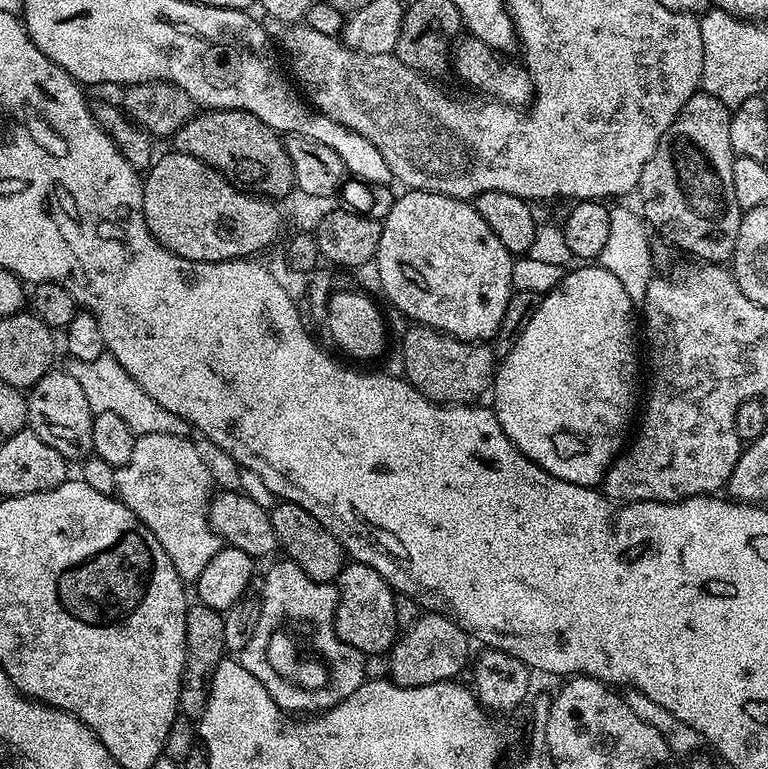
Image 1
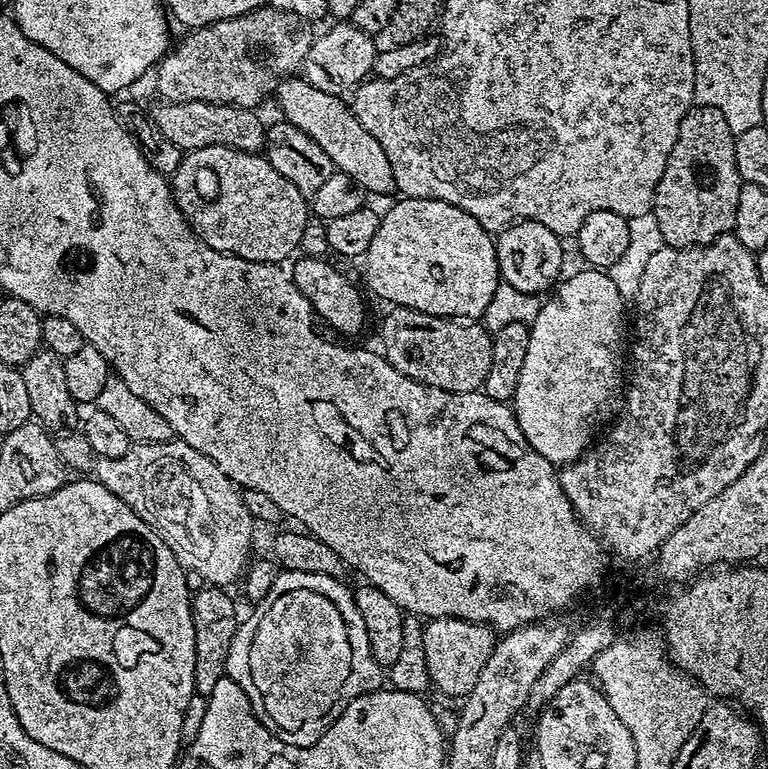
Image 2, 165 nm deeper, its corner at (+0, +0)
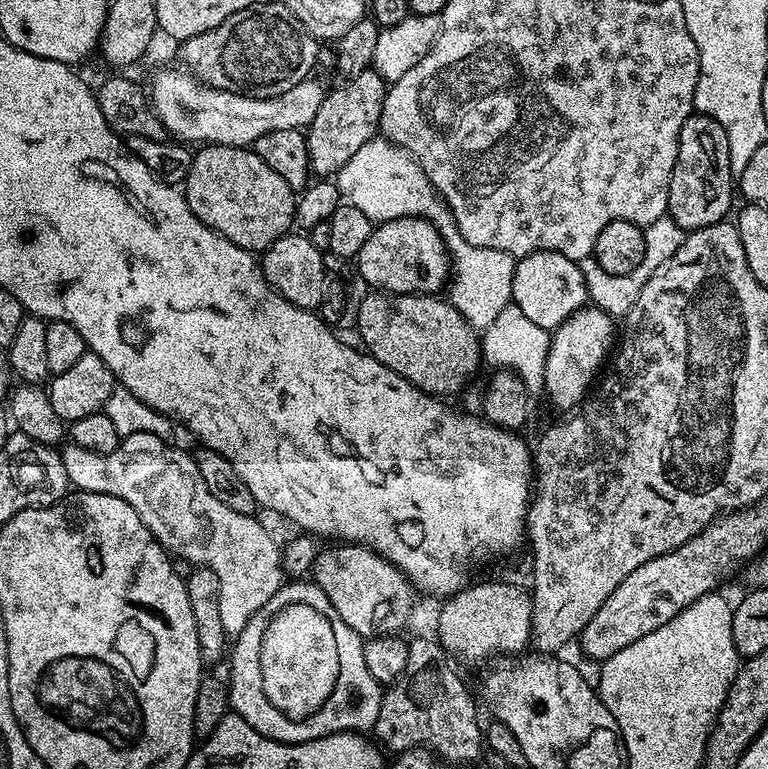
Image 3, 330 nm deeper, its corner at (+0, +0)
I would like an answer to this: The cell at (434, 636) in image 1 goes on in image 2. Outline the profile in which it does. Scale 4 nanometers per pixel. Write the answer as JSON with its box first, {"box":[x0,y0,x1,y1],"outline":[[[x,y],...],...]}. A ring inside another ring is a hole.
{"box":[424,616,497,698],"outline":[[[443,616],[441,620],[429,619],[424,626],[424,653],[431,687],[445,692],[448,696],[457,696],[457,698],[467,696],[470,690],[474,690],[474,682],[478,682],[478,674],[482,674],[482,666],[486,666],[497,639],[497,633],[487,624],[471,624],[469,620],[459,620],[449,616]]]}

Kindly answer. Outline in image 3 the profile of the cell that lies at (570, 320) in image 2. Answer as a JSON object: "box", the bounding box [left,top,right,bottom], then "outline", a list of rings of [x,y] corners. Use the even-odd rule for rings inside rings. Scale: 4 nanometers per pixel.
{"box":[543,306,614,410],"outline":[[[585,306],[579,312],[575,312],[573,316],[569,316],[566,322],[562,322],[551,333],[548,342],[548,365],[544,371],[543,395],[548,396],[549,402],[554,407],[572,410],[584,403],[584,397],[589,395],[590,389],[613,347],[612,324],[614,324],[613,317],[602,309]]]}

